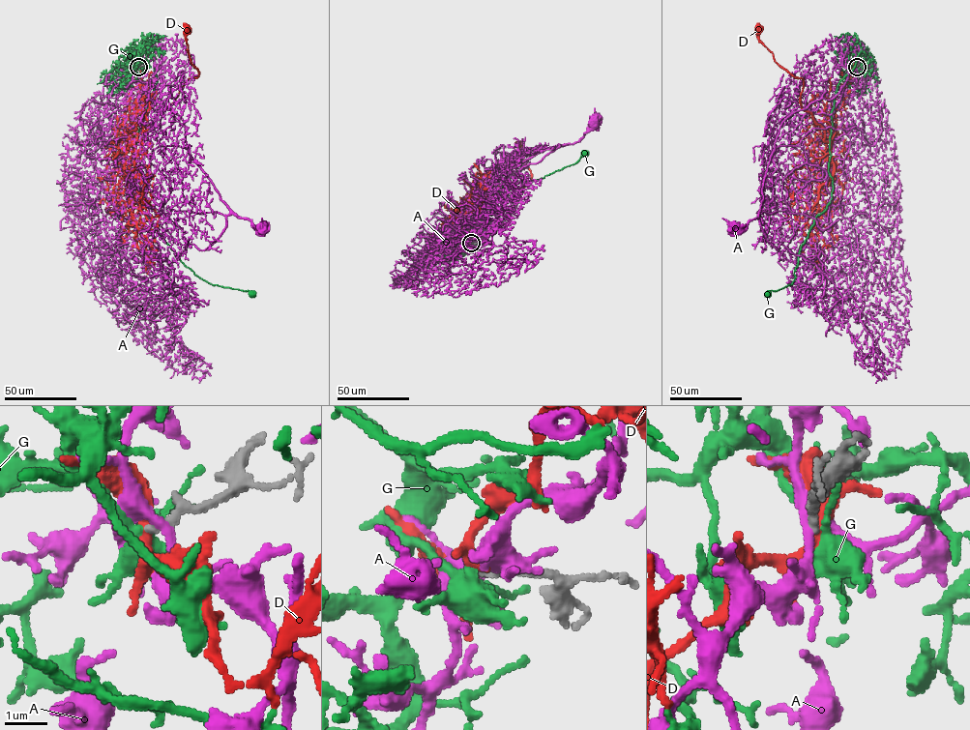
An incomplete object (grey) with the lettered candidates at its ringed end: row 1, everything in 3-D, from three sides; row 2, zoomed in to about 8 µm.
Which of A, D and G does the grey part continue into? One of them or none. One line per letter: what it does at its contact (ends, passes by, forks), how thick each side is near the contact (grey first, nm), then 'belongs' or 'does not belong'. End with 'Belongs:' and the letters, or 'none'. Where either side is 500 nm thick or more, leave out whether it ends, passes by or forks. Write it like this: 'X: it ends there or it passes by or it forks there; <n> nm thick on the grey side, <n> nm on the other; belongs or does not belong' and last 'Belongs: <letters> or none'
A: it forks there; 240 nm thick on the grey side, 240 nm on the other; does not belong
D: it forks there; 200 nm thick on the grey side, 240 nm on the other; does not belong
G: it forks there; 220 nm thick on the grey side, 340 nm on the other; belongs
Belongs: G

